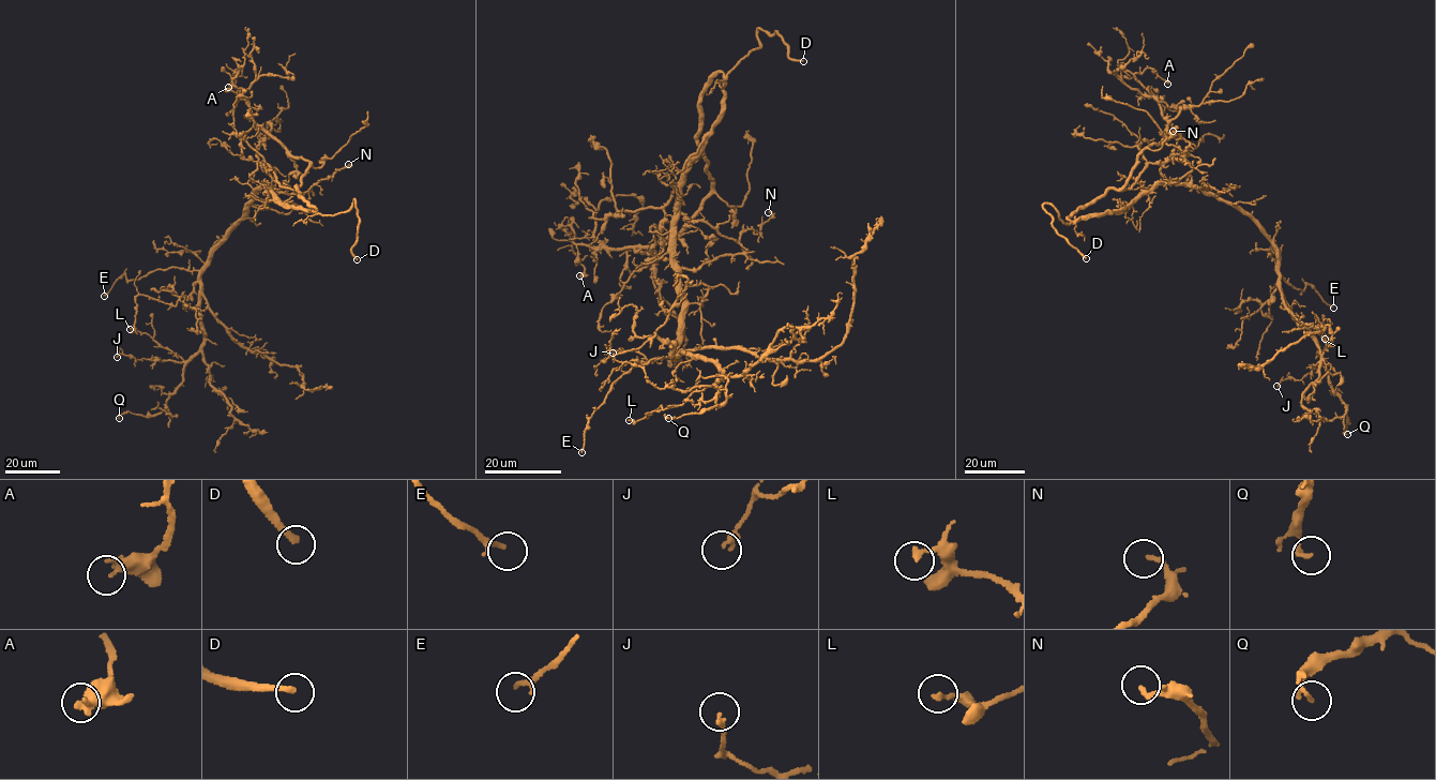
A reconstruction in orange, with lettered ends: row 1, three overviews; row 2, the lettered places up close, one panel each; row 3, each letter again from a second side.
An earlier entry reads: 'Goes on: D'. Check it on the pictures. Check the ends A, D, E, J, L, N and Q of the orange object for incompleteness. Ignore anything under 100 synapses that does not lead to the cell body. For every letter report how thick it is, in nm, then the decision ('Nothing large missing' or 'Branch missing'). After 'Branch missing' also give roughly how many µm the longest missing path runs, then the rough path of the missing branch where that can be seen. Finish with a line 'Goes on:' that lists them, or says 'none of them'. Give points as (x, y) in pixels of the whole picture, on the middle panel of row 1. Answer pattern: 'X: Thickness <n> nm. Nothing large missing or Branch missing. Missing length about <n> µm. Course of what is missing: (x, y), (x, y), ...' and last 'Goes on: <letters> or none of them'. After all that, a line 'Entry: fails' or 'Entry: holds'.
A: Thickness 400 nm. Nothing large missing
D: Thickness 240 nm. Branch missing. Missing length about 45 µm. Course of what is missing: (803, 61), (813, 58), (814, 47), (828, 23), (836, 41), (865, 64)
E: Thickness 120 nm. Nothing large missing
J: Thickness 170 nm. Nothing large missing
L: Thickness 200 nm. Nothing large missing
N: Thickness 180 nm. Nothing large missing
Q: Thickness 130 nm. Nothing large missing
Goes on: D
Entry: holds

